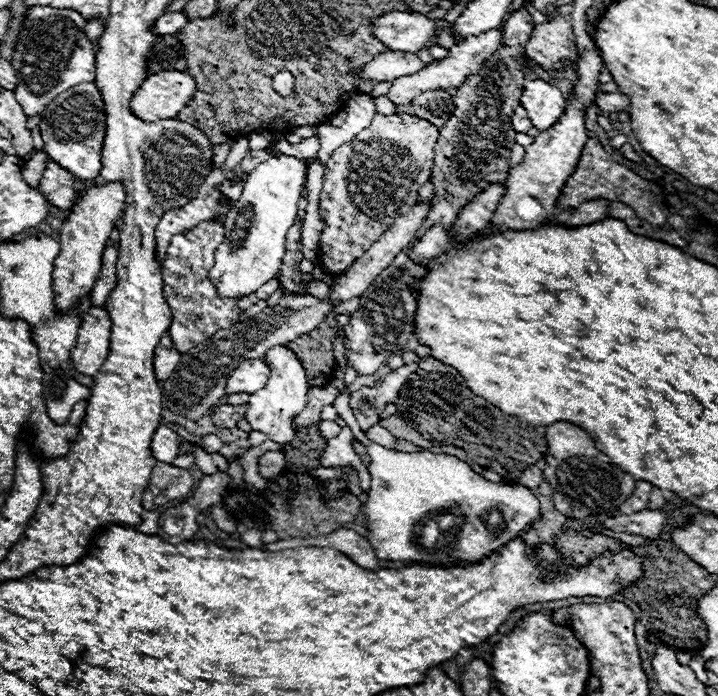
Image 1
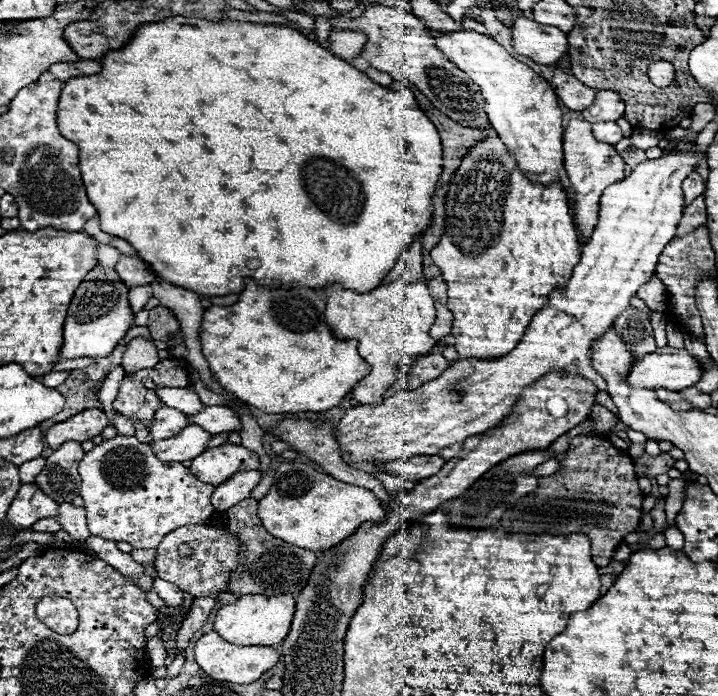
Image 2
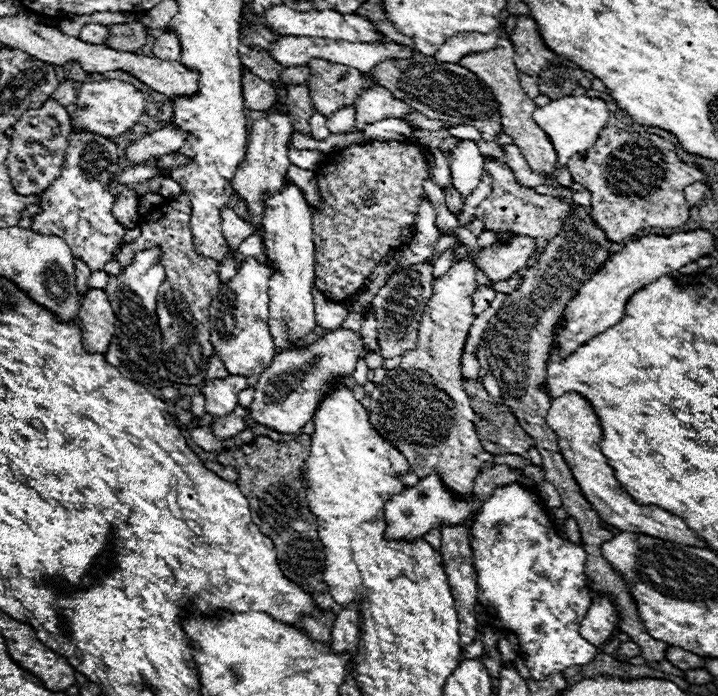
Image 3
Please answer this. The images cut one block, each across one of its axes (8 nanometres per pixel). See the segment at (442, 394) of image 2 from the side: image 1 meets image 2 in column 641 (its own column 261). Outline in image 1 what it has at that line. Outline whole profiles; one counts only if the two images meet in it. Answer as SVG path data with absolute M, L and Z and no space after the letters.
M284 154L258 164L256 170L250 172L242 196L232 202L232 210L224 216L224 242L216 248L214 266L208 272L220 298L240 300L278 278L286 252L284 238L294 224L304 180L306 160Z

